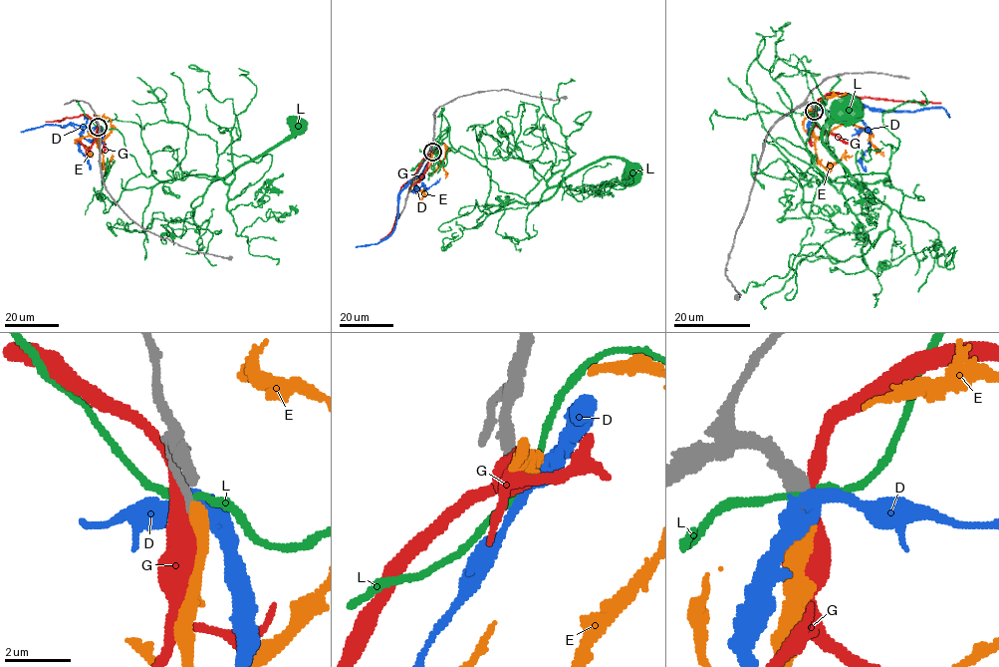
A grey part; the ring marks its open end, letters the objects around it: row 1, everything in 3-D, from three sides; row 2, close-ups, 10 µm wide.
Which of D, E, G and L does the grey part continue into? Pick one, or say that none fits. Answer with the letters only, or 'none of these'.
E

